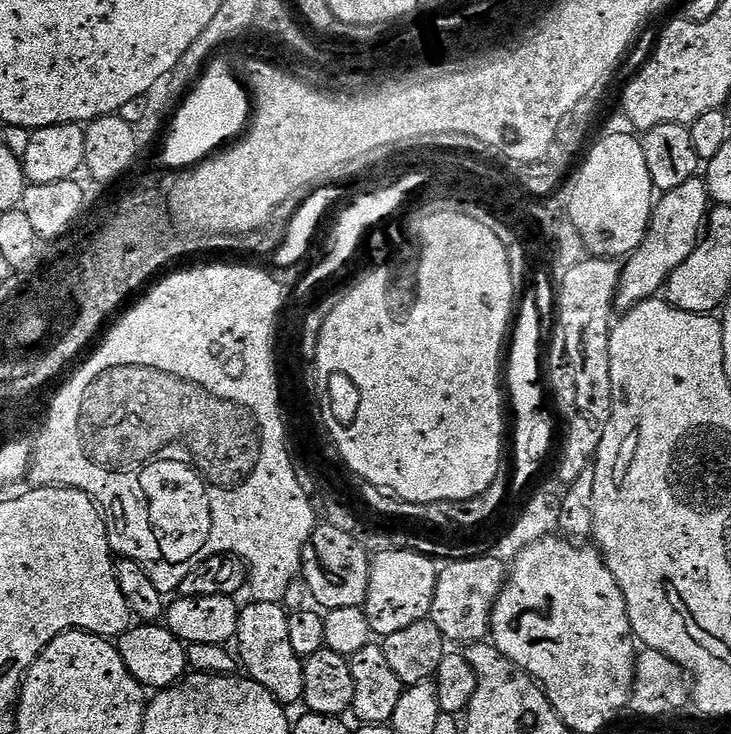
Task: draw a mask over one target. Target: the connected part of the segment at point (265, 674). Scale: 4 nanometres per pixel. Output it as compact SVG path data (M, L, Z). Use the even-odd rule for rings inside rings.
M261 600L248 602L246 606L243 605L240 608L234 648L238 653L239 663L242 668L245 668L243 671L247 673L250 679L261 684L266 690L270 690L272 697L280 704L291 706L291 704L299 705L304 698L304 661L298 654L294 654L291 646L290 622L288 621L288 612L284 607L283 603L271 604Z

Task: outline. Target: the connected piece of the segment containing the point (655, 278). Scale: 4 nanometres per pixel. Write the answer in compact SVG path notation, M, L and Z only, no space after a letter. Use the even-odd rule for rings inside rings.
M694 178L690 182L682 182L682 186L674 186L674 190L663 193L655 201L652 209L652 221L648 223L648 232L644 241L636 247L636 251L623 261L620 269L620 288L616 291L616 308L627 310L643 300L651 300L656 292L667 285L668 280L694 254L696 245L700 243L702 233L710 211L708 185L703 179Z

